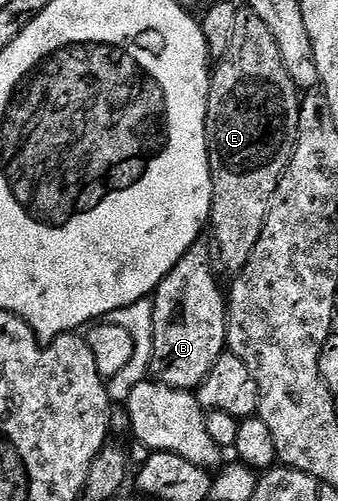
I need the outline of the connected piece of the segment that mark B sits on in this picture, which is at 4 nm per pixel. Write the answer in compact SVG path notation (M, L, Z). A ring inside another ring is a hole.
M204 243L191 245L162 279L151 298L154 347L148 368L151 380L171 389L199 389L216 360L226 352L228 302L216 282L214 253Z

